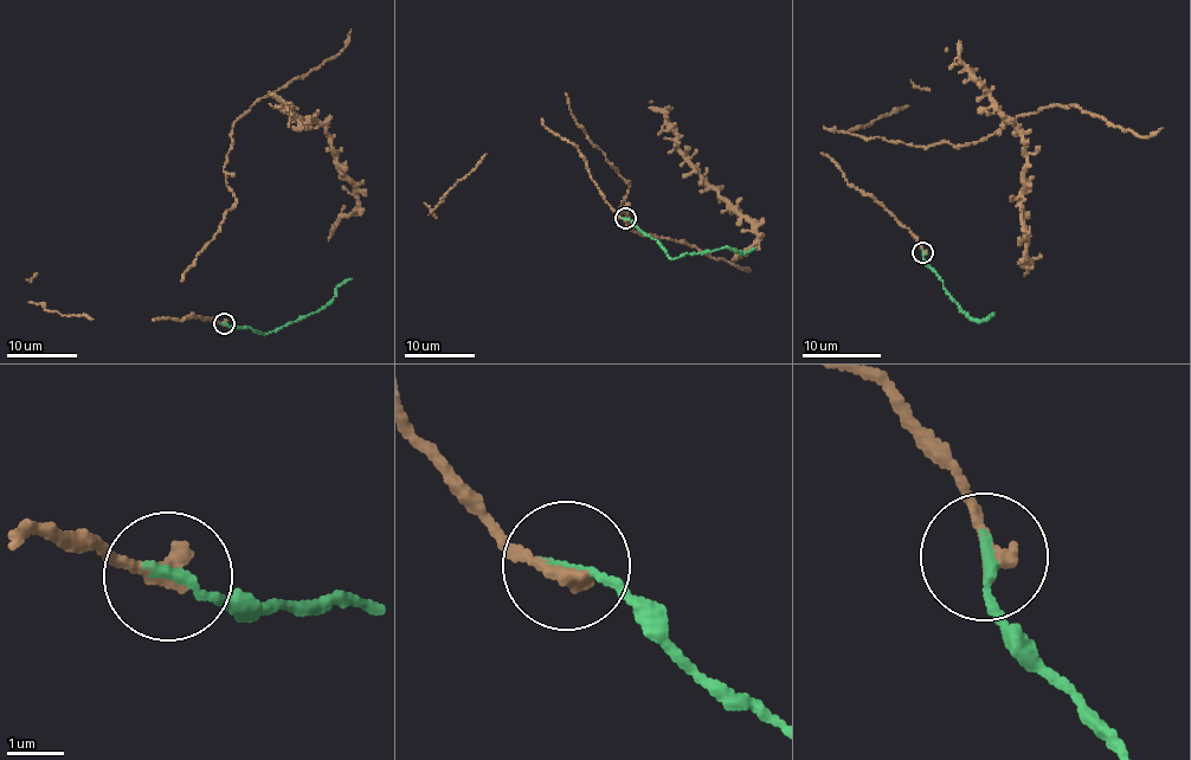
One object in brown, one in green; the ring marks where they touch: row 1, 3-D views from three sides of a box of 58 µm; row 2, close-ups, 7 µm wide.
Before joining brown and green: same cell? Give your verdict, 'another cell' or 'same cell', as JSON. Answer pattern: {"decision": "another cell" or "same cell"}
{"decision": "same cell"}

